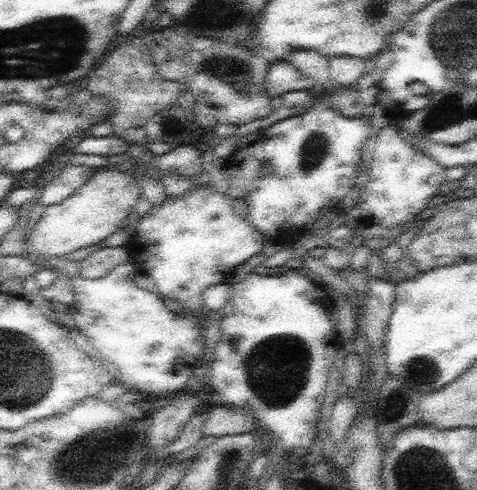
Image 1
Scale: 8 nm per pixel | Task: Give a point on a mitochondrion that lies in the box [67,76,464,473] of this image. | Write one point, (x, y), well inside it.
(276, 369)

